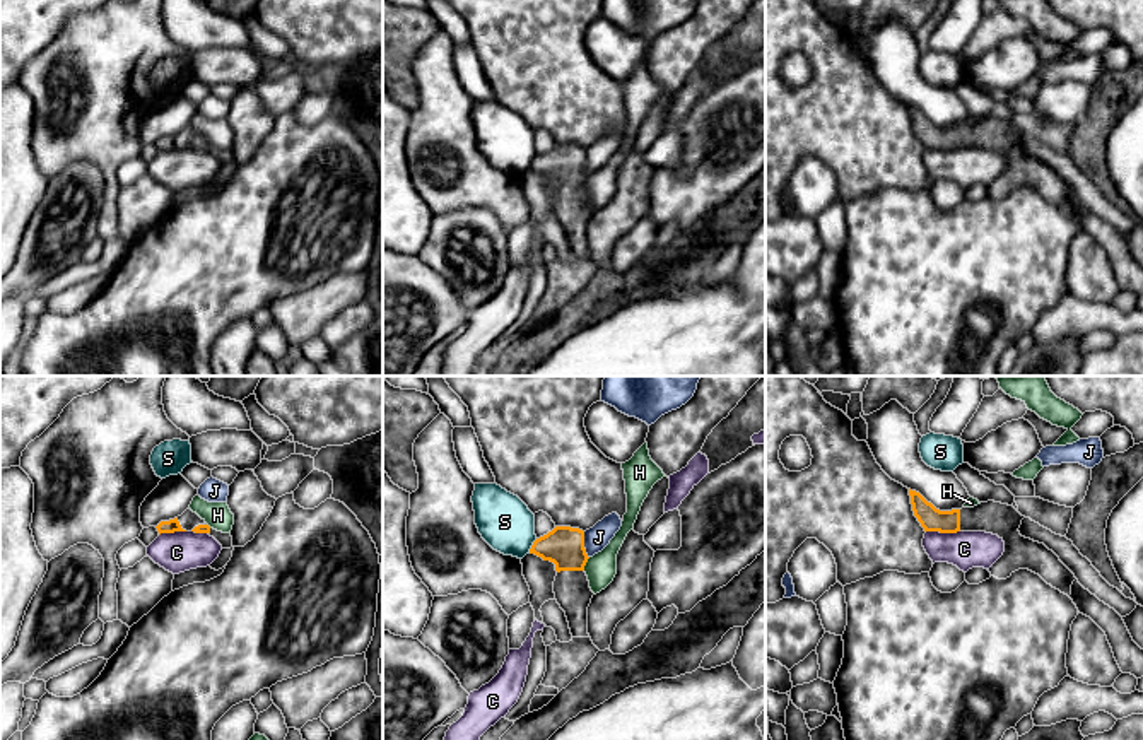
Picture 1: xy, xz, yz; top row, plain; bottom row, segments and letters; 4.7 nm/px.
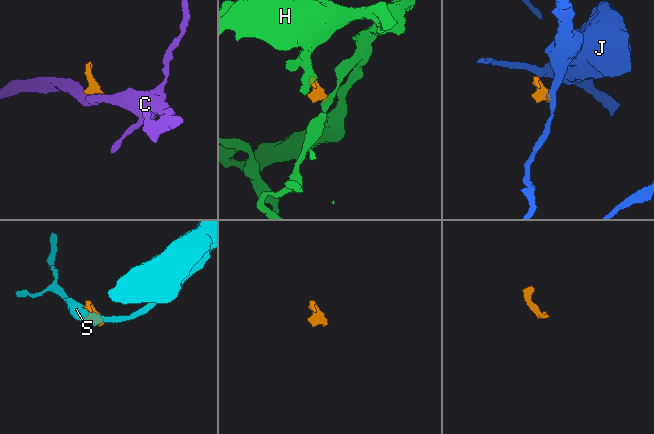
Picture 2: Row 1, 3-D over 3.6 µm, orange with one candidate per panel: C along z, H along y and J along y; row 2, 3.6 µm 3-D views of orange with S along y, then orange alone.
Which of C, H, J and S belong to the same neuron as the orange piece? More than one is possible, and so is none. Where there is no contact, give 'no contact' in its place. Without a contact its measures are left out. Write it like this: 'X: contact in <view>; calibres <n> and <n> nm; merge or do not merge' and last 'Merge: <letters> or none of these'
C: contact in yz; calibres 110 and 180 nm; do not merge
H: contact in xz; calibres 190 and 140 nm; do not merge
J: contact in xz; calibres 190 and 110 nm; do not merge
S: contact in xz; calibres 190 and 260 nm; do not merge
Merge: none of these

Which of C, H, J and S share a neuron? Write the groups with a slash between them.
C / H / J / S

